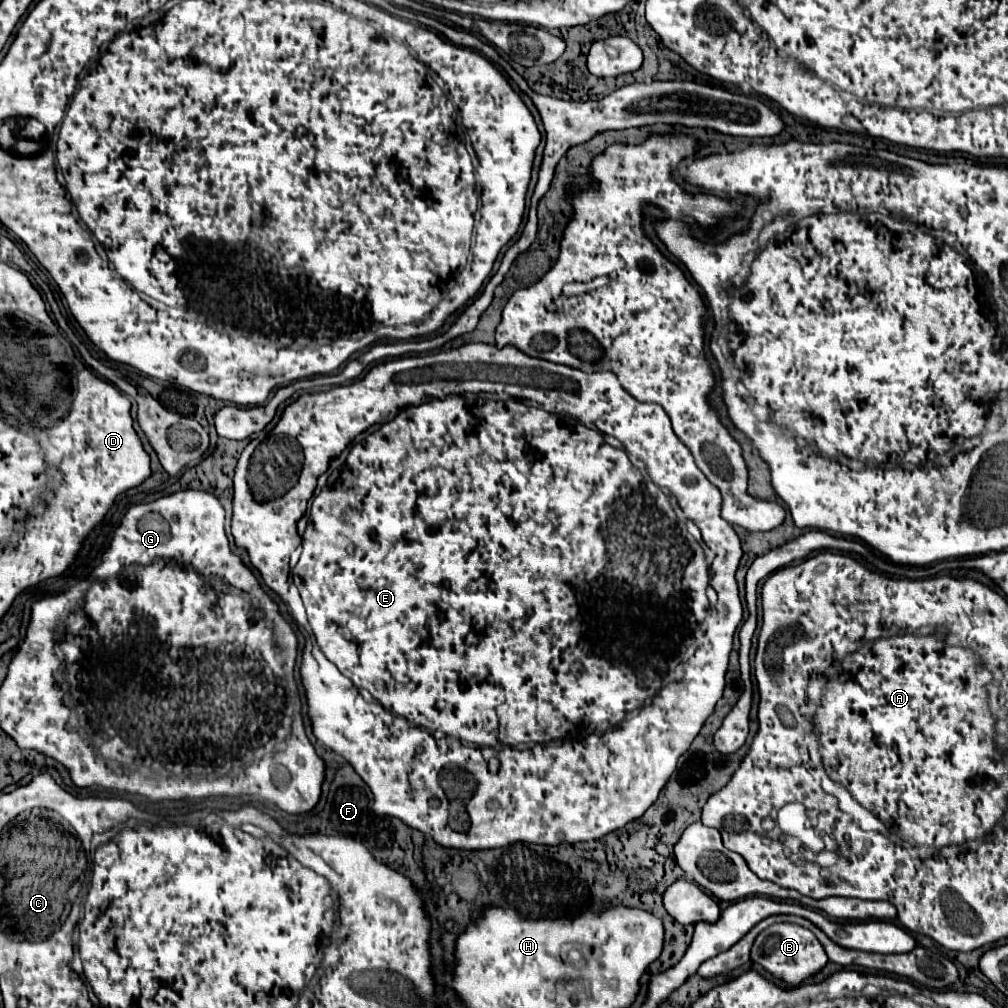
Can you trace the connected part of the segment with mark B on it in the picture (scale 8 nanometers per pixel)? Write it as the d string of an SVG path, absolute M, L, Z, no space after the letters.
M777 923L757 935L751 947L751 961L759 963L773 977L781 979L785 987L793 989L805 983L807 979L811 979L813 975L817 975L827 965L829 959L827 959L825 949L821 947L817 937L809 929L793 925L793 923Z

